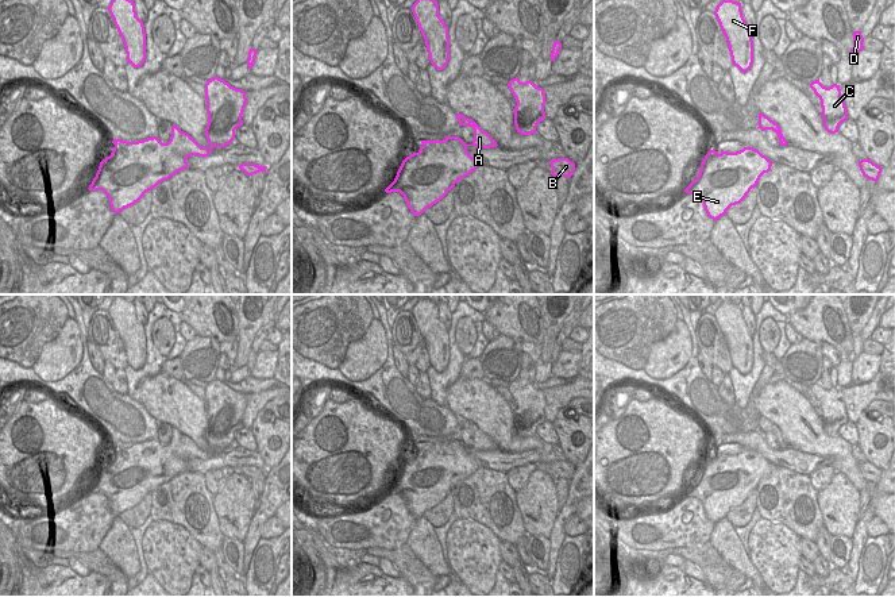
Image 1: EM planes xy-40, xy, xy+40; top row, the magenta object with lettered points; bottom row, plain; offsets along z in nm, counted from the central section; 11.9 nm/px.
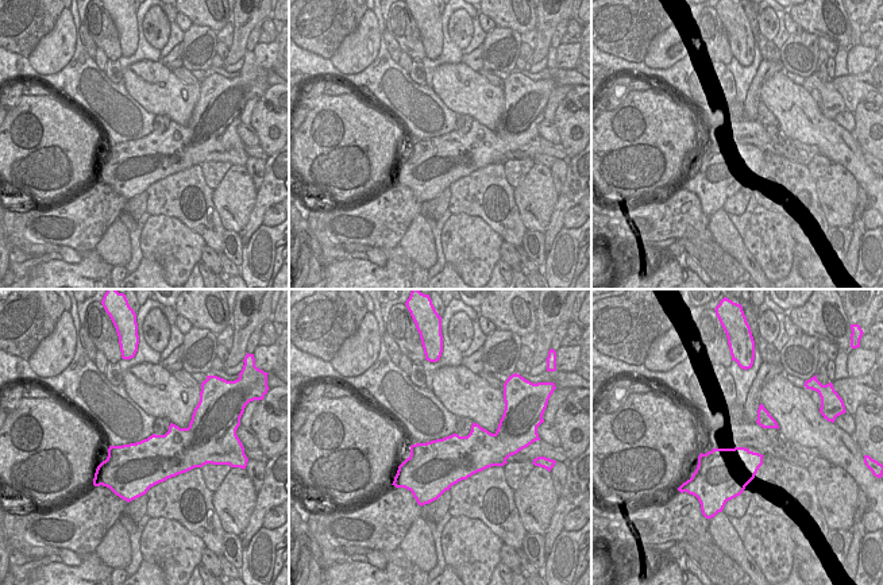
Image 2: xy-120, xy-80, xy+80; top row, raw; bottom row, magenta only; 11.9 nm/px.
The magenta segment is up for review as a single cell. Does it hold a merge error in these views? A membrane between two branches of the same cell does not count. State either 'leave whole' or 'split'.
leave whole

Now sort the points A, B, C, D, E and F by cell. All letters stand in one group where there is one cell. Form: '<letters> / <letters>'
A B C D E F

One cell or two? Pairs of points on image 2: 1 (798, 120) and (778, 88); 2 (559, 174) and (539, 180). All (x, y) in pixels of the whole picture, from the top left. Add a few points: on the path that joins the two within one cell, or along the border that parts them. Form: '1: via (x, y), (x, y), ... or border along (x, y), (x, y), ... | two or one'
1: via (797, 112), (782, 96) | one
2: border along (548, 169), (558, 195) | two

